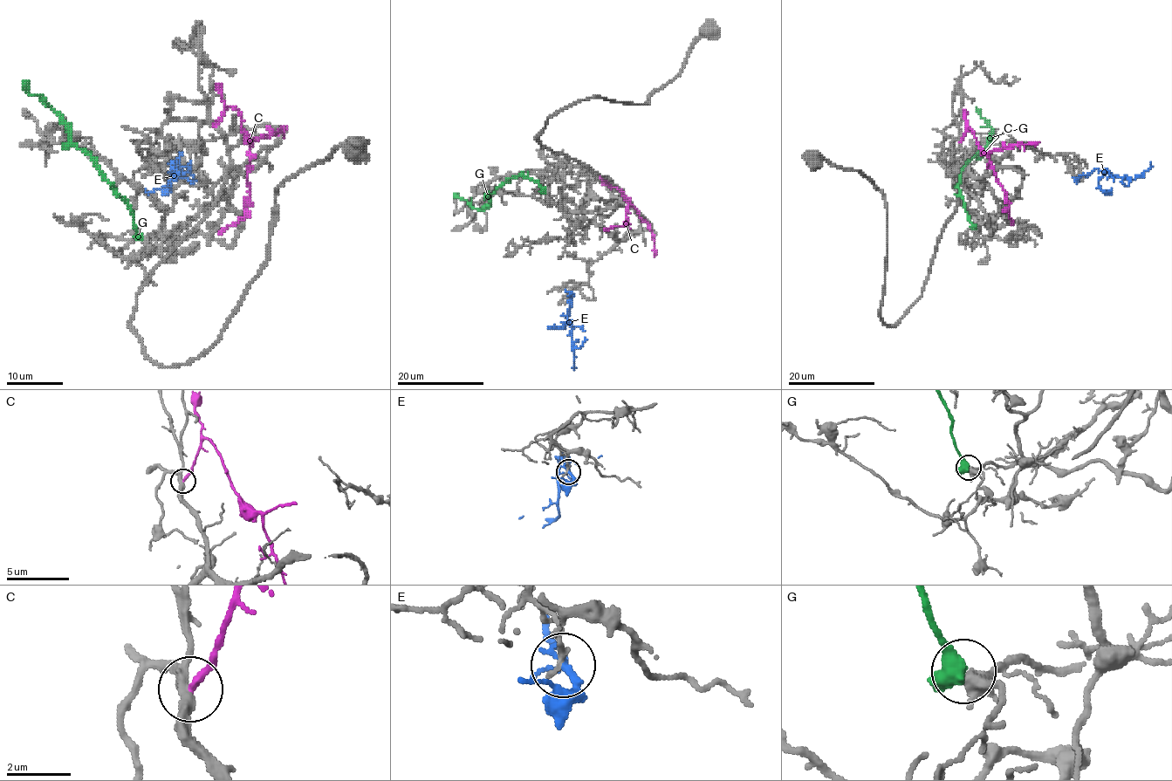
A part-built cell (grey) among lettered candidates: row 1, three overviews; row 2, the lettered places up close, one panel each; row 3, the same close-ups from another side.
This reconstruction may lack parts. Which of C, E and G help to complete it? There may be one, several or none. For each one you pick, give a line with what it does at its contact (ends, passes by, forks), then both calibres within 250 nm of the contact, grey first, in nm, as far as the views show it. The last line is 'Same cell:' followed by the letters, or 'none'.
Same cell: none

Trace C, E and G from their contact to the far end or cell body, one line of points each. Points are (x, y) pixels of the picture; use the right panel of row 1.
C: (960, 141), (968, 126), (979, 146), (988, 154), (997, 181), (1006, 195), (1008, 216), (1012, 225)
E: (1081, 175), (1089, 174), (1095, 168), (1117, 176), (1135, 178), (1149, 167), (1149, 162)
G: (973, 226), (960, 195), (958, 180), (960, 169), (986, 146), (992, 133), (992, 128), (976, 106)

